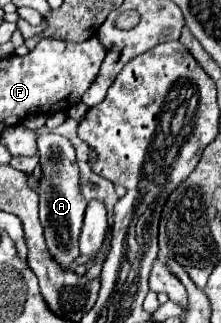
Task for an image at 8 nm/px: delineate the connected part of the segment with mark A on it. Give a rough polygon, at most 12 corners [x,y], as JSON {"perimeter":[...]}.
{"perimeter":[[38,134],[40,222],[60,266],[78,256],[86,202],[68,138]]}

